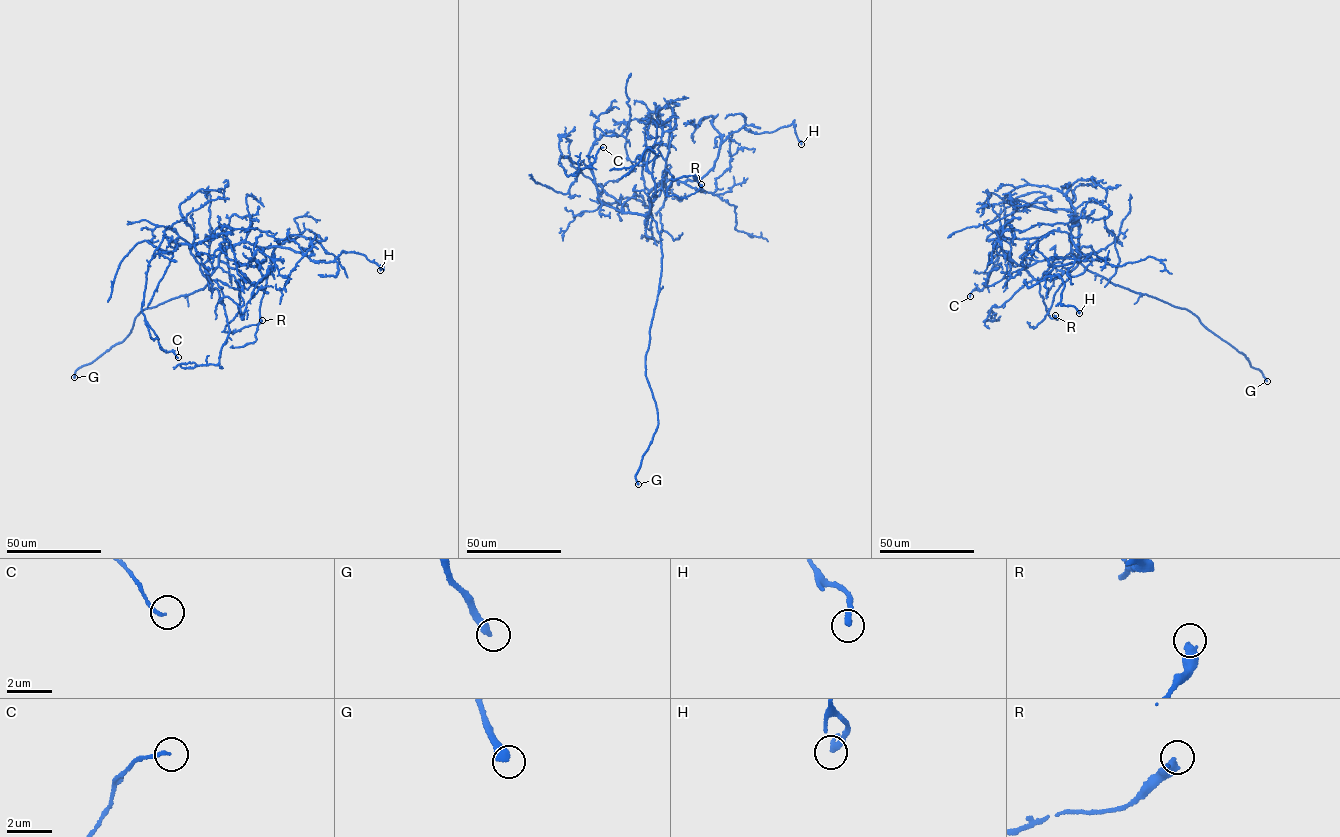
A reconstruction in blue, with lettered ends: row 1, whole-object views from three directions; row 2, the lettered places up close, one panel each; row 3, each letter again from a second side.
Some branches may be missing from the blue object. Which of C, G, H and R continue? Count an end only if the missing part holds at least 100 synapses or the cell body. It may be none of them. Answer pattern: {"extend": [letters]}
{"extend": ["G"]}

